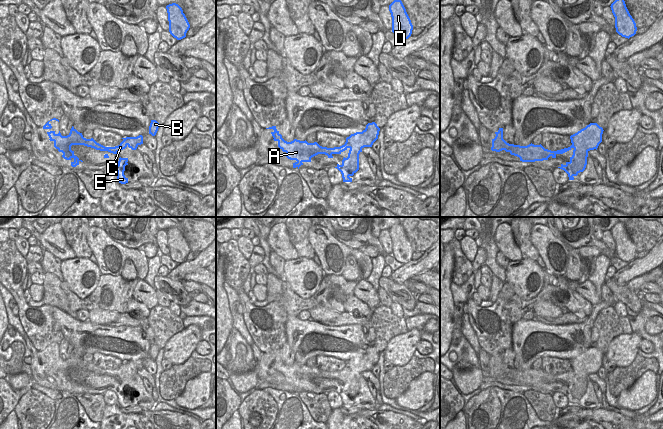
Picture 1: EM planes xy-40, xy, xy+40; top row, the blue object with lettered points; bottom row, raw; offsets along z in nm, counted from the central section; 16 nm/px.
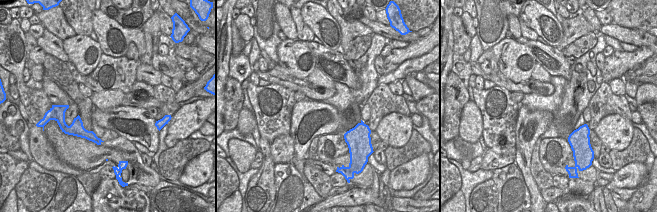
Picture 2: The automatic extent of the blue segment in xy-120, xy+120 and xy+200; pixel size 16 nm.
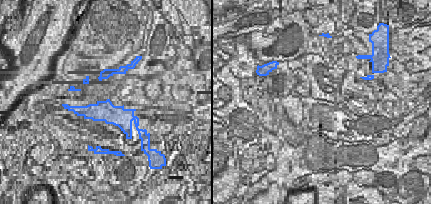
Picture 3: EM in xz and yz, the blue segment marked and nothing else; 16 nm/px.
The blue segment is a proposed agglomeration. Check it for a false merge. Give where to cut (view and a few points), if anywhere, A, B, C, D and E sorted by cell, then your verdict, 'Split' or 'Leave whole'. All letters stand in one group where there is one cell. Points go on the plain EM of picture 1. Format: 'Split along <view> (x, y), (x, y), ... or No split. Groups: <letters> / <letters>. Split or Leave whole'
Split along xy (346, 365), (350, 369), (348, 393), (353, 397). Groups: A C E / B D. Split.

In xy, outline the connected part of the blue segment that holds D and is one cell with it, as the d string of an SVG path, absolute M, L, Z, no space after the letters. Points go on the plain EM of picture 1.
M394 224L389 229L392 241L392 256L400 263L408 263L413 254L413 249L401 224Z

